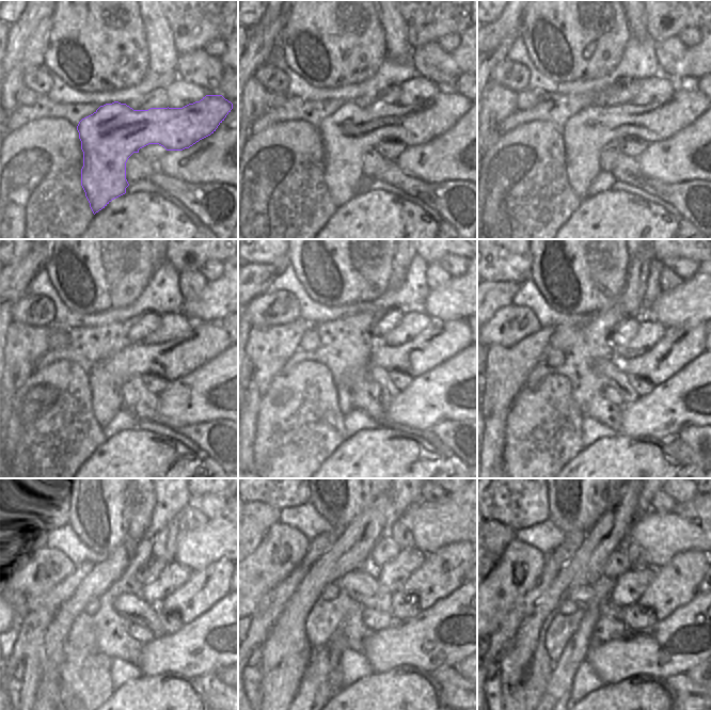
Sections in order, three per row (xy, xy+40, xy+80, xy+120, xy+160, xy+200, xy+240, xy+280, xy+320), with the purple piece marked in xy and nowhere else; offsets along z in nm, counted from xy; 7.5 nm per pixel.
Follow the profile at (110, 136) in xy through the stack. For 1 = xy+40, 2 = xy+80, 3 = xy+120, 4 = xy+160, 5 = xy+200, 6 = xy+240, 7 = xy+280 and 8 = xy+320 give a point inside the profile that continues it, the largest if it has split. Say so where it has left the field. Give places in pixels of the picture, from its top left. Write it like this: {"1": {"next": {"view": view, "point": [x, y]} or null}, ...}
{"1": {"next": {"view": "xy+40", "point": [349, 133]}}, "2": {"next": {"view": "xy+80", "point": [586, 133]}}, "3": {"next": {"view": "xy+120", "point": [176, 359]}}, "4": {"next": {"view": "xy+160", "point": [439, 343]}}, "5": {"next": {"view": "xy+200", "point": [672, 348]}}, "6": {"next": {"view": "xy+240", "point": [191, 590]}}, "7": {"next": {"view": "xy+280", "point": [435, 580]}}, "8": {"next": {"view": "xy+320", "point": [684, 570]}}}

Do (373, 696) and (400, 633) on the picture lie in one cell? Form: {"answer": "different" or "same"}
{"answer": "different"}

